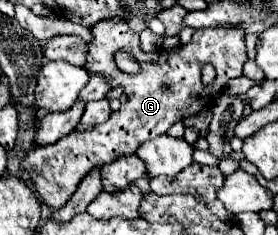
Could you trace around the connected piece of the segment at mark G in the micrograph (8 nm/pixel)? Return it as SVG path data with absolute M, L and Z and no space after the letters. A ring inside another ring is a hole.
M121 17L101 19L91 27L91 37L93 41L89 43L85 69L91 75L105 77L111 89L121 87L129 100L121 105L117 113L111 113L105 123L89 129L77 127L57 143L37 147L27 153L23 165L33 179L43 203L49 205L51 211L57 211L67 203L67 199L77 191L81 179L89 175L93 167L103 167L113 159L133 155L141 143L167 133L173 123L193 117L213 105L225 83L231 77L239 77L243 63L249 59L245 49L245 31L237 31L237 27L205 27L195 31L191 41L179 49L167 51L161 47L151 53L139 47L139 35L131 31ZM121 49L129 51L133 57L141 57L141 73L128 75L117 69L114 55ZM203 63L211 63L217 69L217 81L211 85L203 85L201 81ZM163 85L169 85L169 89L163 89Z

